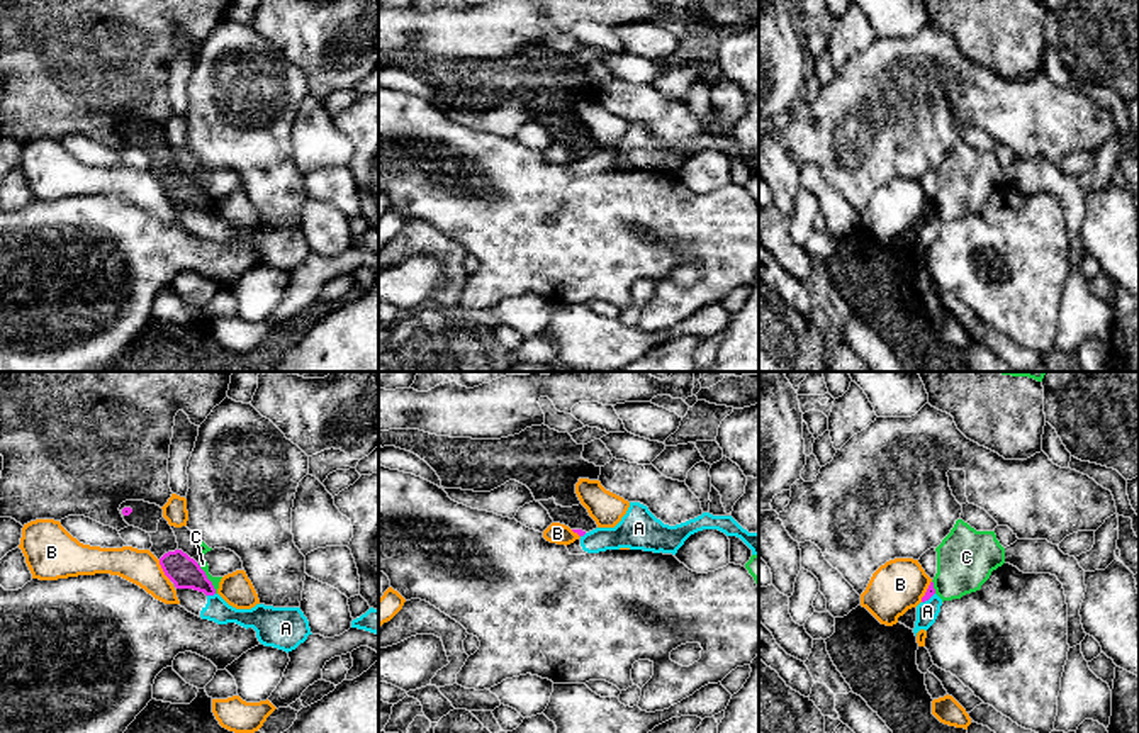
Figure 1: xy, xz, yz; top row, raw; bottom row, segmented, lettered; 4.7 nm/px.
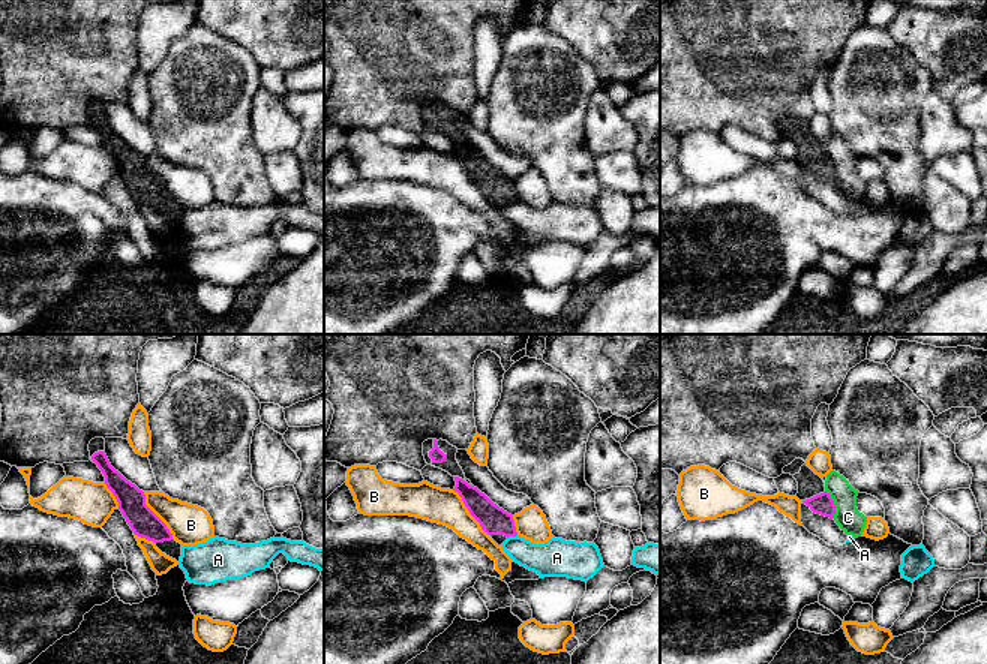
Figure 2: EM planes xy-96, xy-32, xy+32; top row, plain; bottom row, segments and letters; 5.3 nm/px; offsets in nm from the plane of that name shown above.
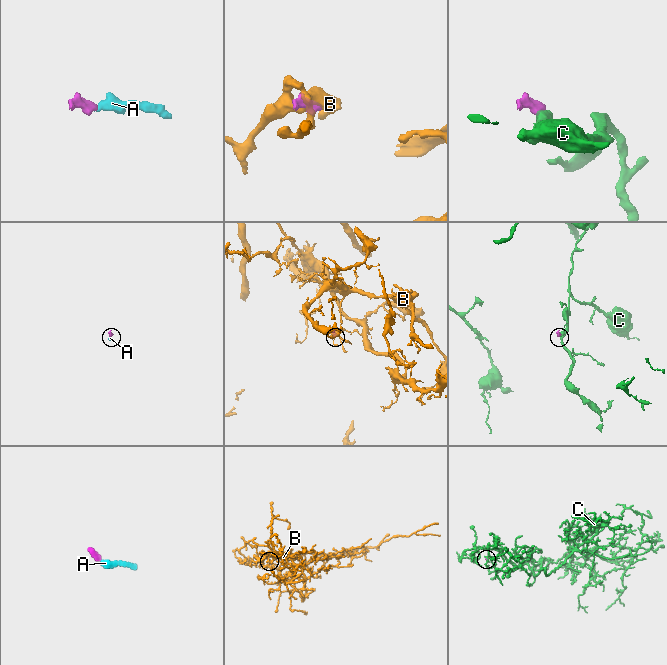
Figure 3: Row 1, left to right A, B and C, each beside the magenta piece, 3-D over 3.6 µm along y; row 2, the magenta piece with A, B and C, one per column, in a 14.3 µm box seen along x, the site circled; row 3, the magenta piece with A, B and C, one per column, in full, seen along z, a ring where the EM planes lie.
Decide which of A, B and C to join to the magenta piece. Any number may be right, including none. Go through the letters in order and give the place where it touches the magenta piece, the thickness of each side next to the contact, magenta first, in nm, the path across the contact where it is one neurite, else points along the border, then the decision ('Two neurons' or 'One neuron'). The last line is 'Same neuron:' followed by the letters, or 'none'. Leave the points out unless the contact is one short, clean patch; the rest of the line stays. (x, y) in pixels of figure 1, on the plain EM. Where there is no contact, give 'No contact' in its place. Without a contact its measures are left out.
A: Touches magenta at xy (211, 214). Thickness 150 nm (magenta) against 120 nm. Boundary: xy (214, 212), (207, 216). Two neurons
B: Touches magenta at xy (163, 190). Thickness 150 nm (magenta) against 170 nm. Two neurons
C: Touches magenta at xy (207, 199). Thickness 150 nm (magenta) against 40 nm. Boundary: xy (197, 184), (216, 212). Two neurons
Same neuron: none

